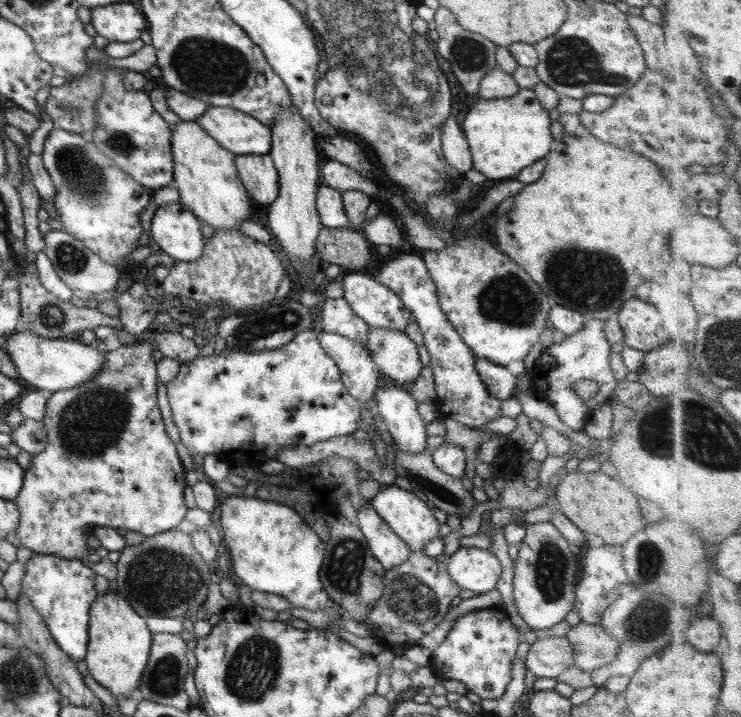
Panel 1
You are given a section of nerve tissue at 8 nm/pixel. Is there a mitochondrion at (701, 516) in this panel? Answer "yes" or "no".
no

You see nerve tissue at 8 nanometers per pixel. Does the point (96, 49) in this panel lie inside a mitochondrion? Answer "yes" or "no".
no

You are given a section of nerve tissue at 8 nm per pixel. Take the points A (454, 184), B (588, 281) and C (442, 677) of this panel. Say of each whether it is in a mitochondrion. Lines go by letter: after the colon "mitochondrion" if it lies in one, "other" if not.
A: other
B: mitochondrion
C: other

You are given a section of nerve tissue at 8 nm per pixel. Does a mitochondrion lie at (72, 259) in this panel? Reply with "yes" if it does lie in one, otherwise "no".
yes

